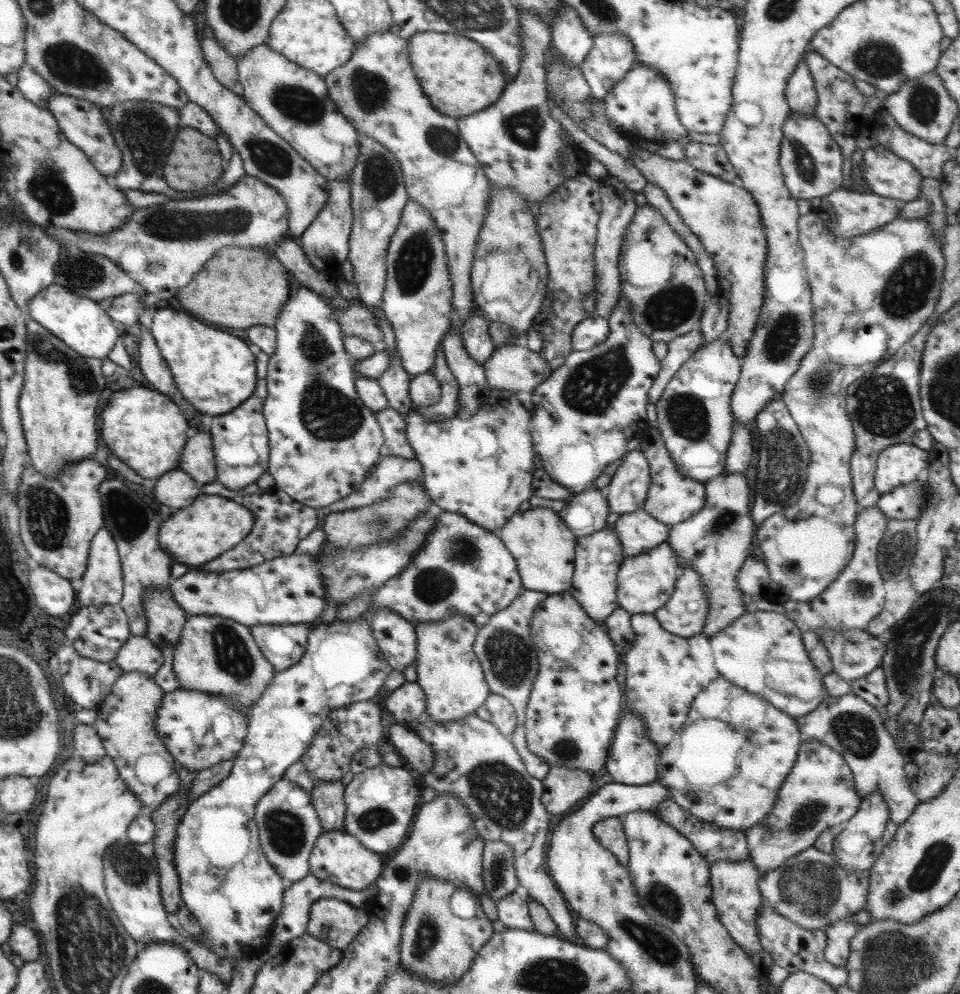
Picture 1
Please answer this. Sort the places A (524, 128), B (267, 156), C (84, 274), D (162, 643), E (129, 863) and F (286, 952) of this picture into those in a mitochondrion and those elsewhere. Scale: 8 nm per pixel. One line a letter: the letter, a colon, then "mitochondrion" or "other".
A: mitochondrion
B: mitochondrion
C: mitochondrion
D: other
E: mitochondrion
F: other

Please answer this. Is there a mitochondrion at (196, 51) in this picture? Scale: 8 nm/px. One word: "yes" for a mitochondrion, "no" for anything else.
no

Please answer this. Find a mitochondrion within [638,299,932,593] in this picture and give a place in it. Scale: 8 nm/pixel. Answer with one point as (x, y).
(881, 404)

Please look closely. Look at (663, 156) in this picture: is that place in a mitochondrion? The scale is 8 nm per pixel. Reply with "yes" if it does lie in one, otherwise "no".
no

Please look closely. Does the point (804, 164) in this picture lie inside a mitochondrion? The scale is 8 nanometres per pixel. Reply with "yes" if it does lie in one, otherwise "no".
yes

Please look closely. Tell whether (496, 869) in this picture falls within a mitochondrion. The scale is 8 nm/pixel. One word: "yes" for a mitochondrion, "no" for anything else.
yes

